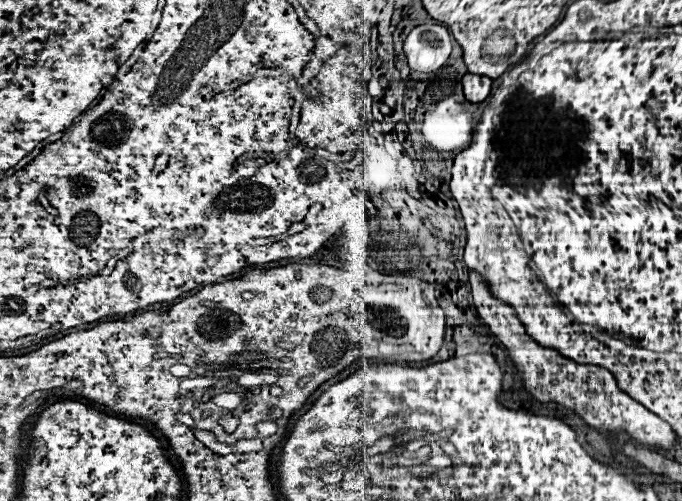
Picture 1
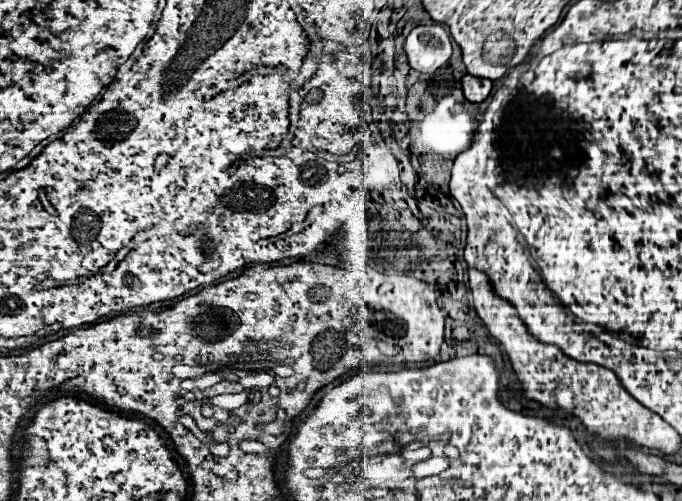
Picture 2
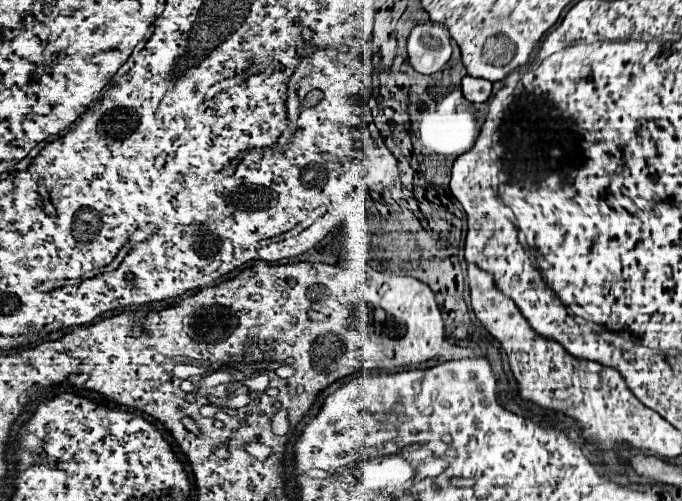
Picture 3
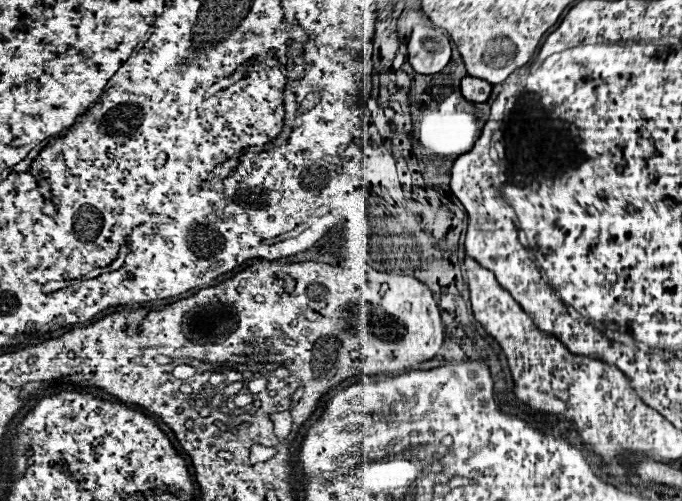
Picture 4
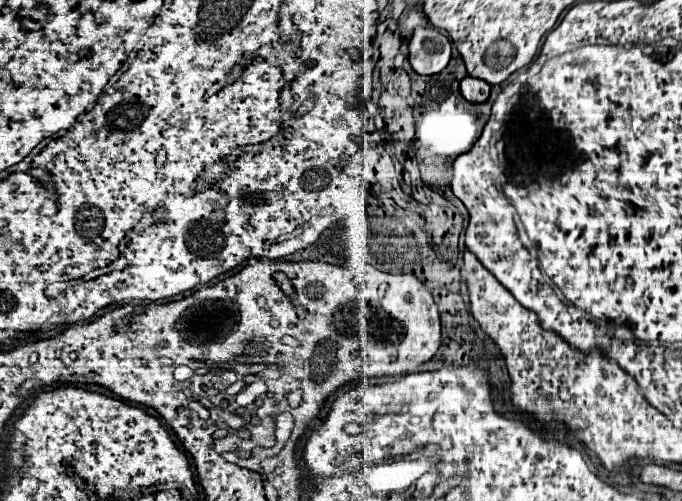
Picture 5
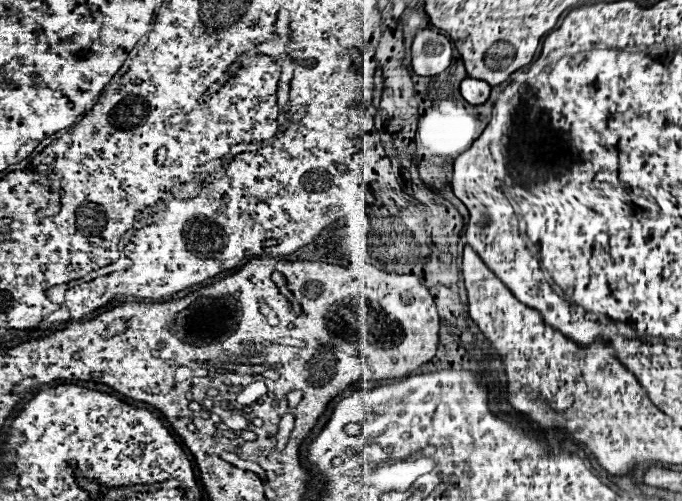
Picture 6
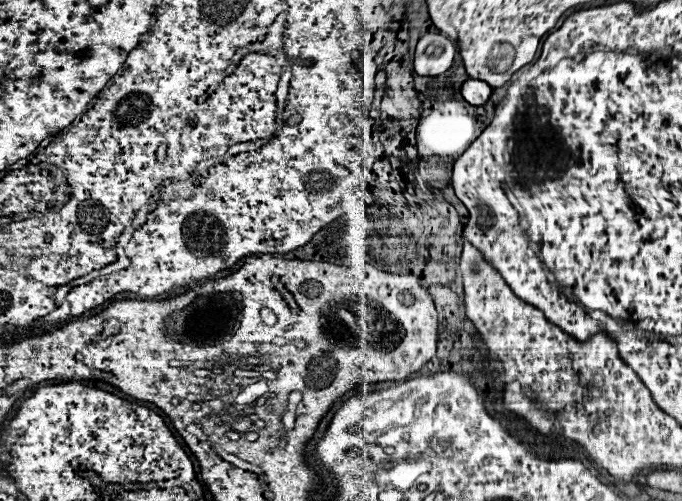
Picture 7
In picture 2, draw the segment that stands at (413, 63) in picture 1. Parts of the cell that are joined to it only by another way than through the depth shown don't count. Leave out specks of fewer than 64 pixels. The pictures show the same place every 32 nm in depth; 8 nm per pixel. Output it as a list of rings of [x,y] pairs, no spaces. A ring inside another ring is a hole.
[[[440,24],[416,26],[408,34],[404,50],[410,68],[424,74],[432,74],[442,68],[452,54],[450,32]]]

